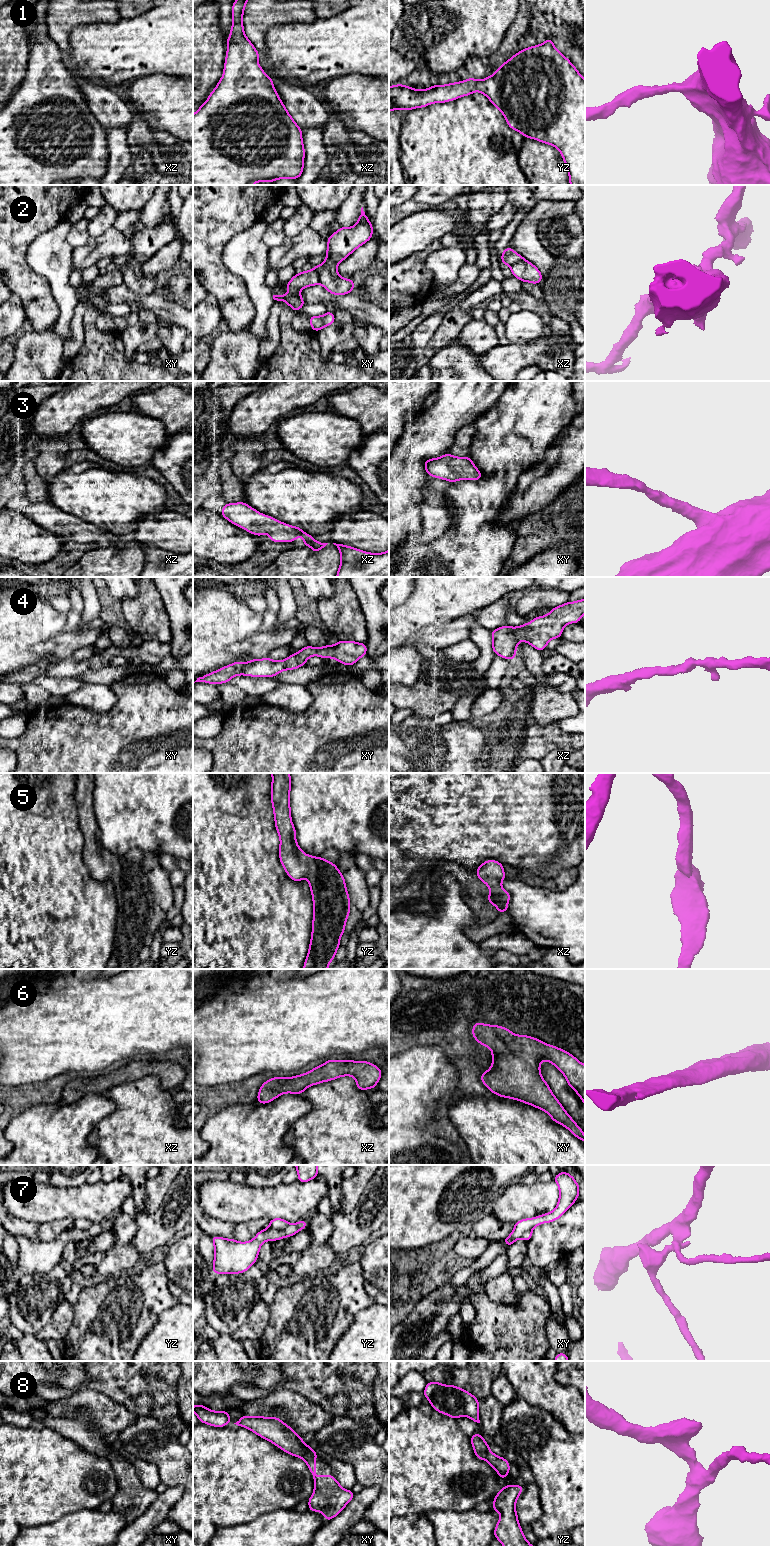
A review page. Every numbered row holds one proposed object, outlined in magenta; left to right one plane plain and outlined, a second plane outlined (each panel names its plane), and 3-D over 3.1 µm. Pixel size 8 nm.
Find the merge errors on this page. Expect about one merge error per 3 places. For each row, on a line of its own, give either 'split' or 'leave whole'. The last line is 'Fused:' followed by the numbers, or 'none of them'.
1: leave whole
2: split
3: leave whole
4: leave whole
5: leave whole
6: leave whole
7: split
8: leave whole
Fused: 2, 7

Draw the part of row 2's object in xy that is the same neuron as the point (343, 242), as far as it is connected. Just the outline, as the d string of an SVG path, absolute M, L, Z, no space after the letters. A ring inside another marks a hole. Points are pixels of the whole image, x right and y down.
M362 207L355 226L342 226L327 239L326 260L317 266L319 284L336 296L354 291L355 280L341 277L337 272L337 265L349 257L358 247L369 241L372 235L373 225Z

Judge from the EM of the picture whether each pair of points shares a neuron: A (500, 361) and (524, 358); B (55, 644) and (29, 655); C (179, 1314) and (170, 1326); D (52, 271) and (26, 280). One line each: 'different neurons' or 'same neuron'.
A: same neuron
B: different neurons
C: same neuron
D: different neurons

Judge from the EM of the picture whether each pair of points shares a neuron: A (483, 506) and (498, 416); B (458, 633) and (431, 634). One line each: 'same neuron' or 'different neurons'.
A: same neuron
B: same neuron

